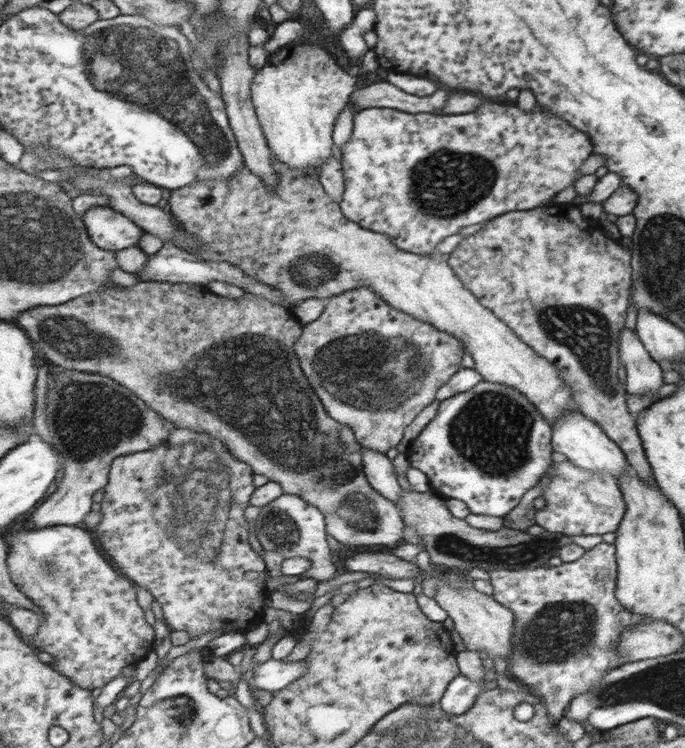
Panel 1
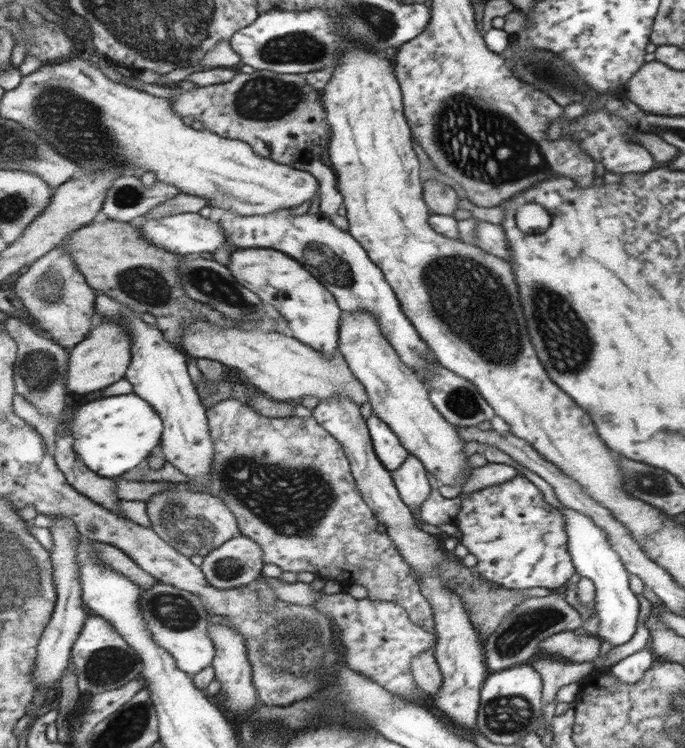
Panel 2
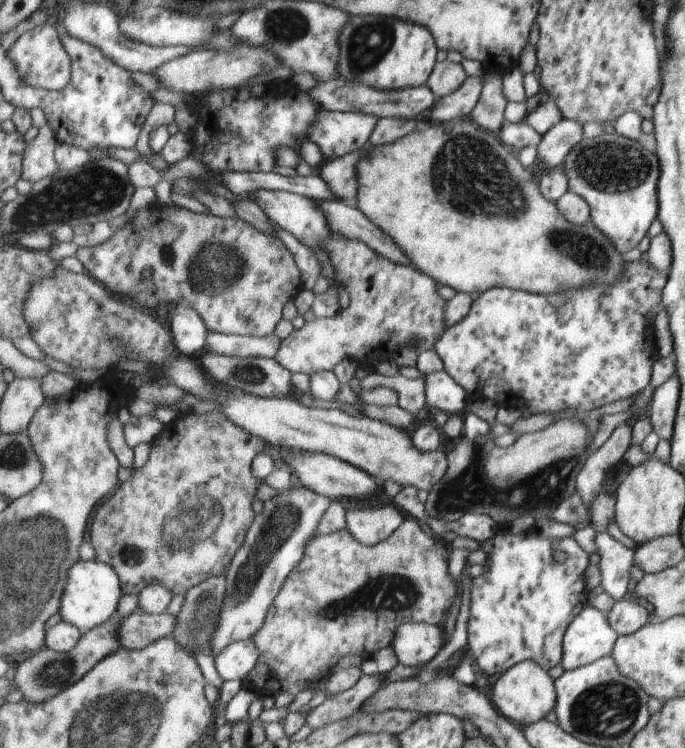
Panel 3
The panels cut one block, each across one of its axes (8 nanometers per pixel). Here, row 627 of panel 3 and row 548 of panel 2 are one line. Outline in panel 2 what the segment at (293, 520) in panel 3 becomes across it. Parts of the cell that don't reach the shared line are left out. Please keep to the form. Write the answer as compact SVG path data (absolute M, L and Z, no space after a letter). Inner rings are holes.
M240 534L205 557L202 567L213 586L232 590L256 581L264 565L263 547Z

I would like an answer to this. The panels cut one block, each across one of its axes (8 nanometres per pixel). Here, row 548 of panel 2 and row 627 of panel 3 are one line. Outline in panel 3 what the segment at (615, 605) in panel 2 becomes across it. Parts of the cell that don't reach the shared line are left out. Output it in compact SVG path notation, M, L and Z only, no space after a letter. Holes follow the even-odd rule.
M583 609L563 638L563 668L577 669L611 655L618 637L604 612Z

